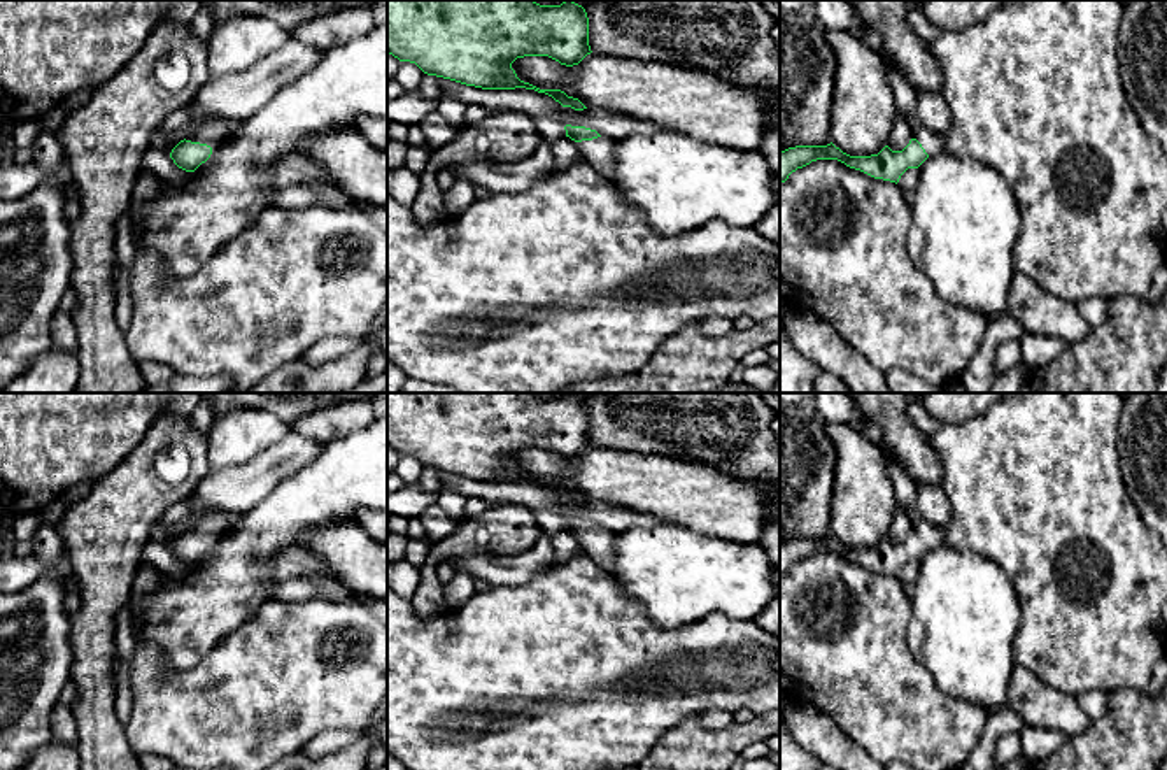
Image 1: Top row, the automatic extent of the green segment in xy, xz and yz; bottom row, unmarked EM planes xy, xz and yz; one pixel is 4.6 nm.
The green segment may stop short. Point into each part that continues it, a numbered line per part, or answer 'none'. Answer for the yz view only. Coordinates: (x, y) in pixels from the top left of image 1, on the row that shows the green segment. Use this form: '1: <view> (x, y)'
1: yz (933, 142)

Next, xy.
1: xy (214, 132)

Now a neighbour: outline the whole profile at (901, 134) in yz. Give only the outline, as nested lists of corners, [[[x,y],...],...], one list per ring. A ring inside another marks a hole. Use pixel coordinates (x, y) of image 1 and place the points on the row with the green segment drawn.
[[[897,118],[890,132],[887,146],[892,151],[902,151],[909,144],[911,139],[913,139],[913,126],[909,126],[908,121]]]

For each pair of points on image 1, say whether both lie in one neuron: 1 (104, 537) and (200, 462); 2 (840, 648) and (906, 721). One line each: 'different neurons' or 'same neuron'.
1: same neuron
2: same neuron

